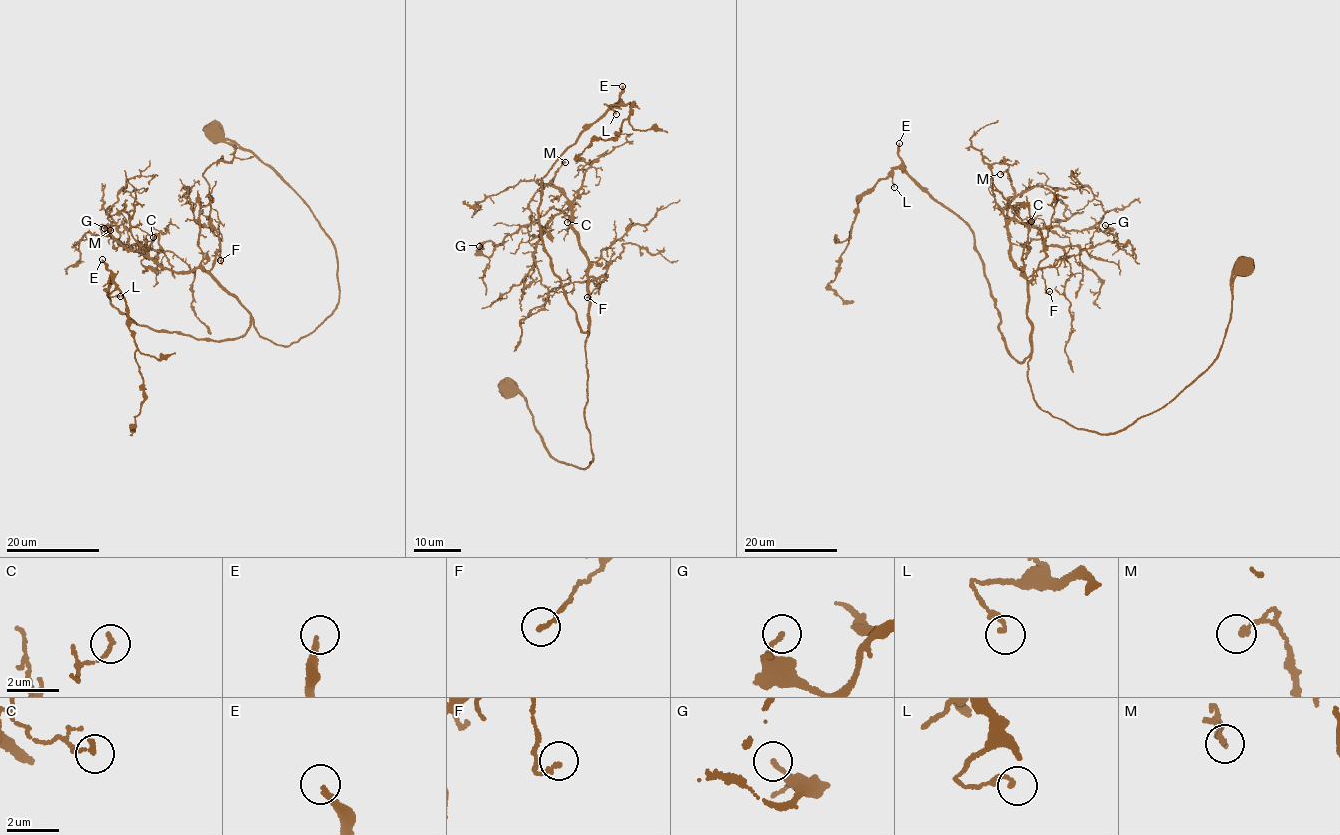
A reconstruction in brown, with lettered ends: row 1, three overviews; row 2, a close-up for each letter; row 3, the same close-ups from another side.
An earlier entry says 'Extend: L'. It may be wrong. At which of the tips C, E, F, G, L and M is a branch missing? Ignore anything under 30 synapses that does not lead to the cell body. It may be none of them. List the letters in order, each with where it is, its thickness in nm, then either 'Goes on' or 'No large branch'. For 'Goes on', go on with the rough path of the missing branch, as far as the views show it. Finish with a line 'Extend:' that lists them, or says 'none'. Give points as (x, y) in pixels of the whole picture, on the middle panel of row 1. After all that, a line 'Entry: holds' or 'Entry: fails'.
C: Place: (567, 222). Thickness 170 nm. No large branch
E: Place: (622, 86). Thickness 220 nm. Goes on
F: Place: (587, 297). Thickness 150 nm. No large branch
G: Place: (479, 246). Thickness 130 nm. No large branch
L: Place: (616, 114). Thickness 170 nm. No large branch
M: Place: (565, 162). Thickness 180 nm. No large branch
Extend: E
Entry: fails

